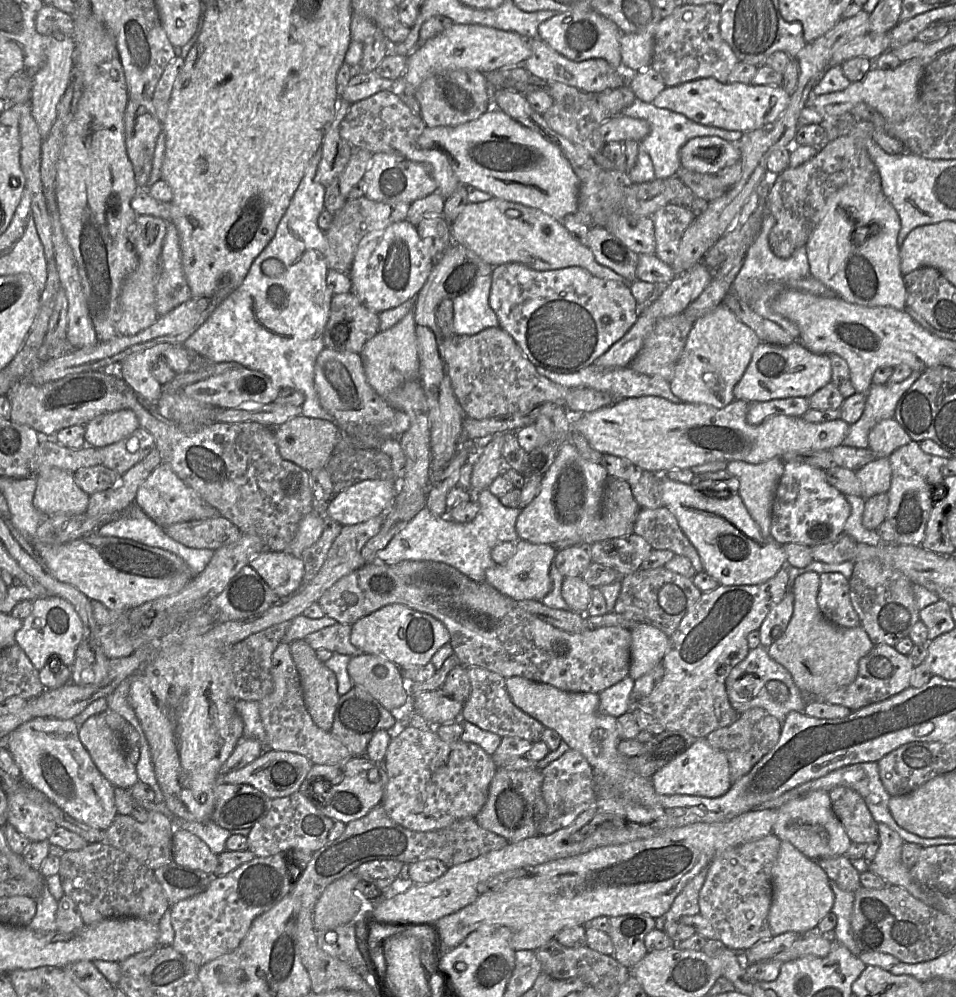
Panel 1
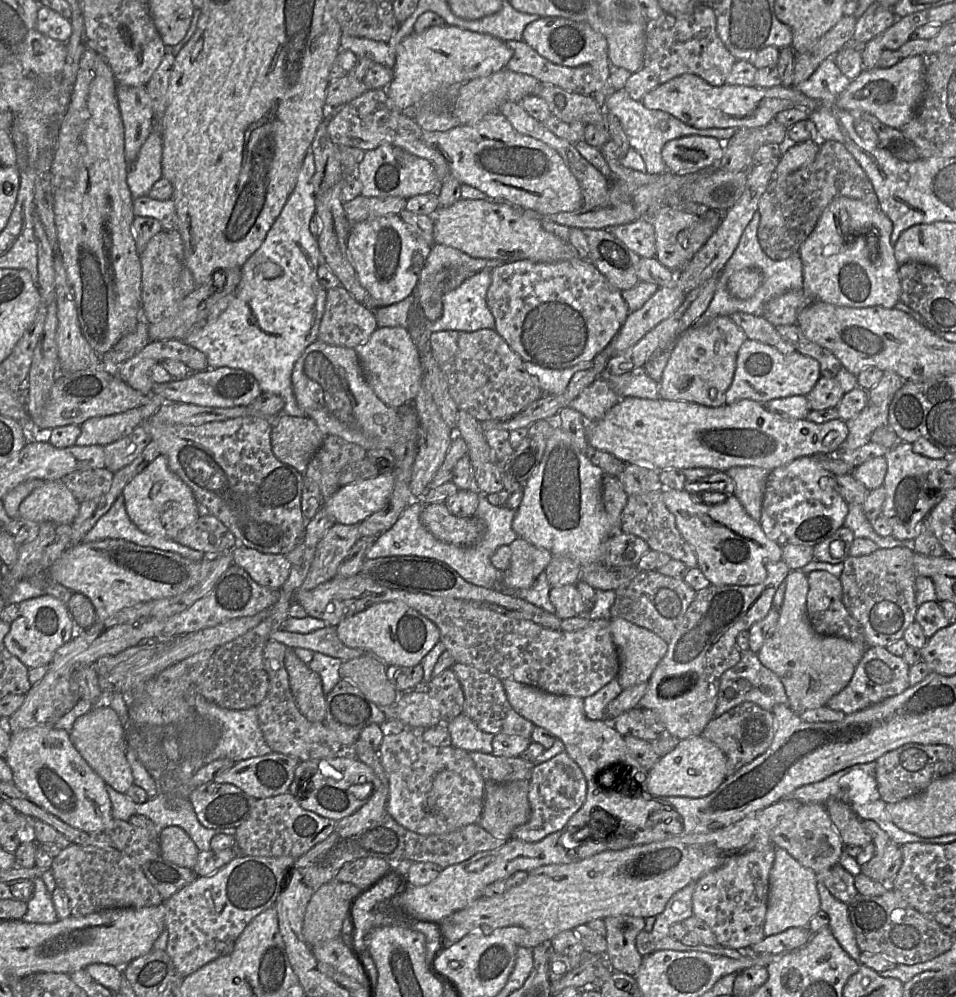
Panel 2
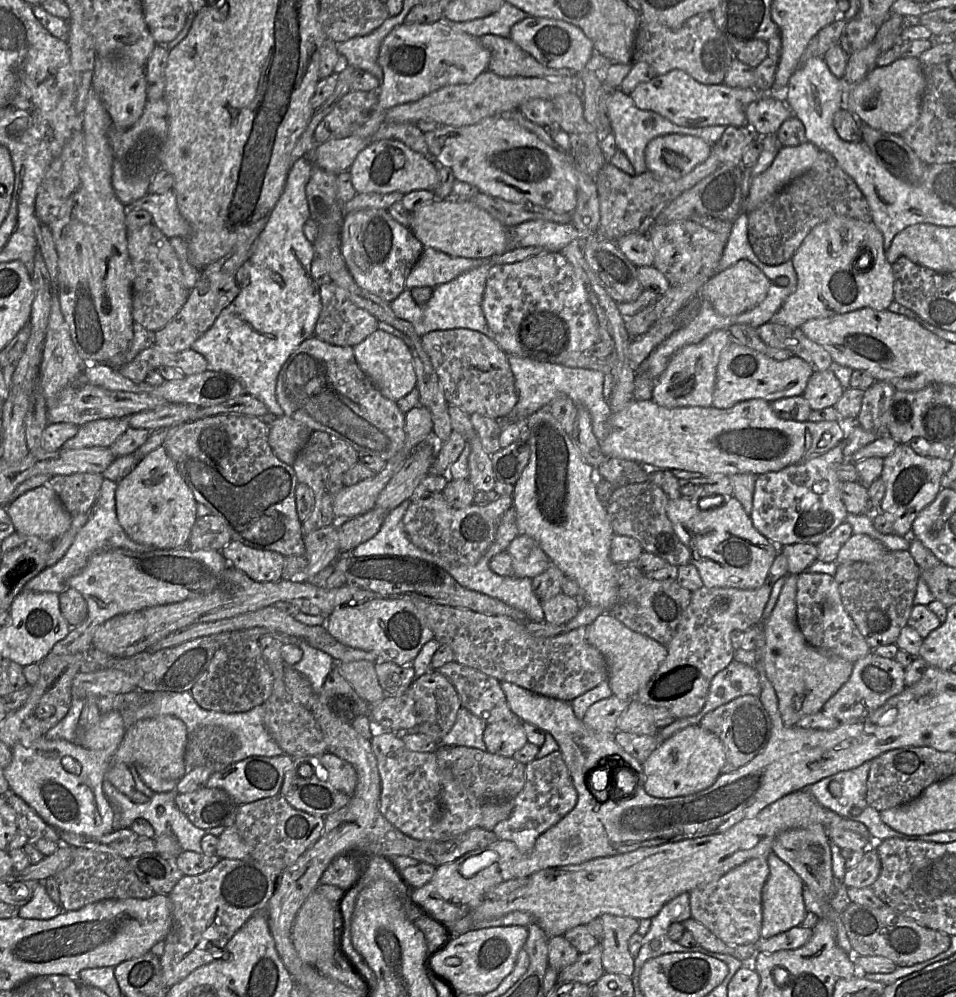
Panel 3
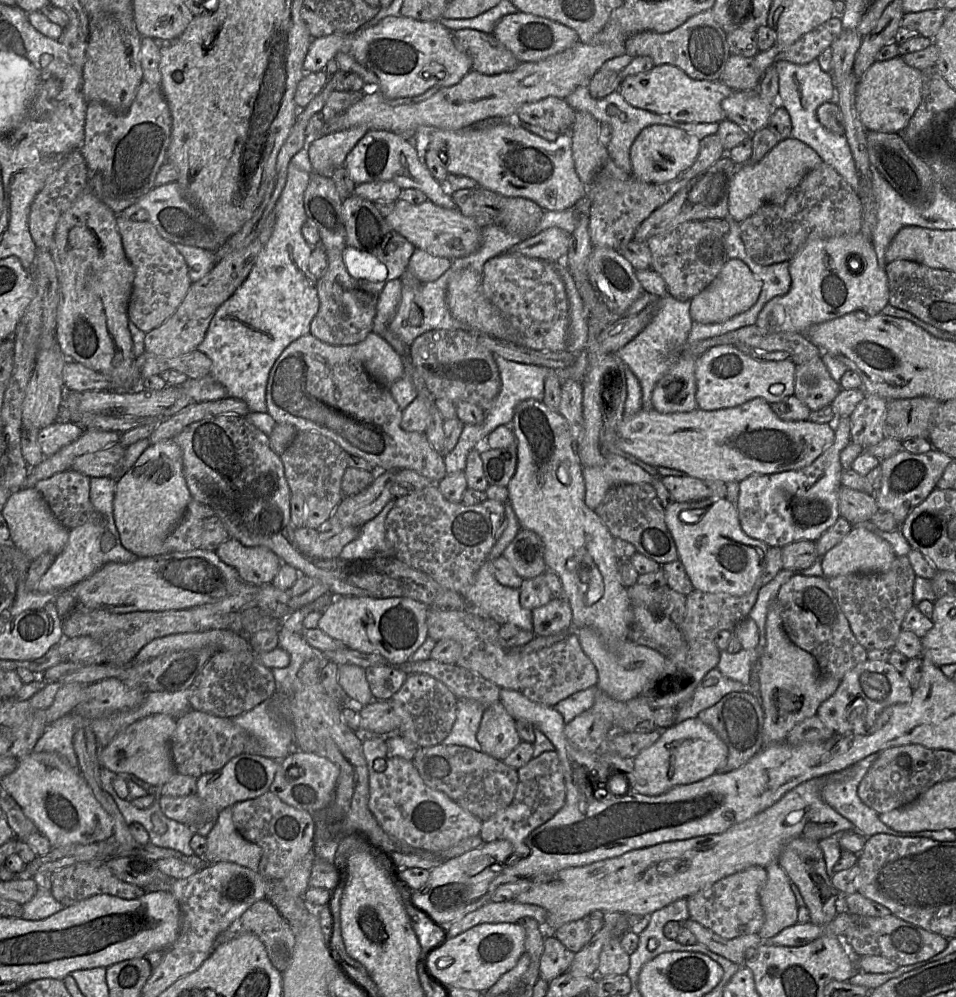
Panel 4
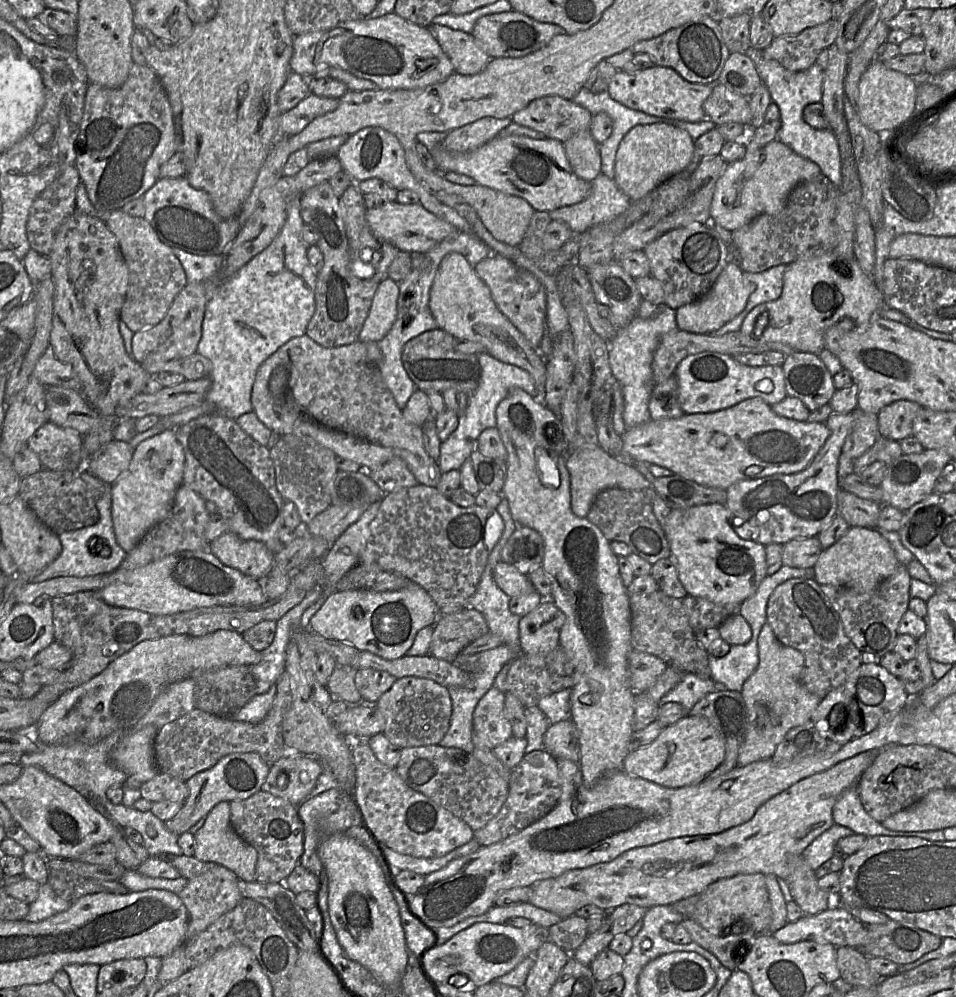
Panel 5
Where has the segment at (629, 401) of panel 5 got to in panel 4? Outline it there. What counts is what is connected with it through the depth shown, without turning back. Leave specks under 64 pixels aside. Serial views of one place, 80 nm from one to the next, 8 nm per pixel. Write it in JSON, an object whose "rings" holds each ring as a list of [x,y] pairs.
{"rings":[[[669,295],[657,300],[655,313],[647,326],[615,353],[615,357],[637,377],[641,386],[641,410],[651,409],[651,393],[664,373],[679,359],[681,349],[693,325],[690,301],[679,301]]]}

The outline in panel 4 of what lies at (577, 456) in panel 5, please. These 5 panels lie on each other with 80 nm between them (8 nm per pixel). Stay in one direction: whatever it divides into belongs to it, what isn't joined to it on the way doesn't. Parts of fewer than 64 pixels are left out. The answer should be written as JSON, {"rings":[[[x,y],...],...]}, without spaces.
{"rings":[[[607,454],[606,463],[598,467],[583,467],[585,504],[595,509],[607,491],[616,485],[653,483],[654,477],[644,469],[614,454]]]}

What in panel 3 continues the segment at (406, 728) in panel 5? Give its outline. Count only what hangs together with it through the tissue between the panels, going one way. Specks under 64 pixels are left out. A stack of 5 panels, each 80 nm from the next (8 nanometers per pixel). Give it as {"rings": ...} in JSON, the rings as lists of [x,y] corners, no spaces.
{"rings":[[[430,670],[416,677],[405,694],[415,702],[418,722],[415,728],[407,730],[429,736],[441,744],[462,707],[453,684],[444,675]]]}

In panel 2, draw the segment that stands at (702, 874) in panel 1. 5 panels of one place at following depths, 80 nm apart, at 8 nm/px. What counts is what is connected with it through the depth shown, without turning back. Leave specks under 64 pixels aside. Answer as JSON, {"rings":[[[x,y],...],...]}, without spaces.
{"rings":[[[690,883],[676,892],[668,901],[665,909],[655,917],[653,929],[650,932],[654,939],[654,951],[675,950],[675,951],[698,951],[708,954],[722,955],[733,959],[739,959],[743,953],[751,953],[751,950],[740,950],[726,948],[723,946],[688,946],[680,940],[672,939],[669,935],[670,927],[675,923],[693,915],[692,896],[696,883]]]}

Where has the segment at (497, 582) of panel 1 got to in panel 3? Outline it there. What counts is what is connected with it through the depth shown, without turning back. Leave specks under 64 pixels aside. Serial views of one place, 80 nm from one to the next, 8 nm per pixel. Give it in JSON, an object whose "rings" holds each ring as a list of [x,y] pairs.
{"rings":[[[520,534],[513,539],[507,552],[511,555],[515,577],[532,579],[551,563],[539,544],[525,534]]]}

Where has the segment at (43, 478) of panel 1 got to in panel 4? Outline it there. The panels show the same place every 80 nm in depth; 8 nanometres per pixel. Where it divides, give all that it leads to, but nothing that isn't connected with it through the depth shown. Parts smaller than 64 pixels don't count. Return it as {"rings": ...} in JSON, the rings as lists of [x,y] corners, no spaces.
{"rings":[[[23,488],[12,493],[1,513],[7,522],[12,544],[31,562],[46,553],[57,557],[65,549],[69,530],[56,519],[35,488]]]}

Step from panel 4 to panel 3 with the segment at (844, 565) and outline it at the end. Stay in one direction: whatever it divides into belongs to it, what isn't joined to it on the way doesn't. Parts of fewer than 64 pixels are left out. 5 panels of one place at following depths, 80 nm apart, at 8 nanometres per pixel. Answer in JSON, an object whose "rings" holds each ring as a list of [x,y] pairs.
{"rings":[[[852,534],[839,550],[835,562],[872,562],[881,559],[887,553],[886,547],[866,534]]]}

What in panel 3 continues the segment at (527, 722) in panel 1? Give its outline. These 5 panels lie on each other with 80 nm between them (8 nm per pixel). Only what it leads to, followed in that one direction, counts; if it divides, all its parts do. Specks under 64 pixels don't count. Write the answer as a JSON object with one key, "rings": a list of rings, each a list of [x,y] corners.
{"rings":[[[456,661],[449,662],[435,671],[444,675],[453,684],[462,707],[484,720],[486,724],[523,723],[511,711],[501,684],[494,677]]]}

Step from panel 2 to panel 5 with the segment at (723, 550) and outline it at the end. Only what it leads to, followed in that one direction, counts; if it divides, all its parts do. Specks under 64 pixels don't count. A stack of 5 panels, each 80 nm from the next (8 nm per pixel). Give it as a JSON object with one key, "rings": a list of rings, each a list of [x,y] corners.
{"rings":[[[713,503],[713,504],[700,505],[686,509],[672,508],[670,513],[668,514],[668,517],[665,520],[664,531],[670,544],[670,549],[671,549],[670,560],[675,564],[678,571],[679,580],[684,586],[685,590],[687,591],[687,594],[690,596],[701,597],[719,605],[741,604],[756,591],[762,580],[767,576],[765,546],[757,542],[746,541],[740,538],[735,533],[734,527],[731,524],[731,512],[729,511],[729,509],[726,507],[725,504]]]}

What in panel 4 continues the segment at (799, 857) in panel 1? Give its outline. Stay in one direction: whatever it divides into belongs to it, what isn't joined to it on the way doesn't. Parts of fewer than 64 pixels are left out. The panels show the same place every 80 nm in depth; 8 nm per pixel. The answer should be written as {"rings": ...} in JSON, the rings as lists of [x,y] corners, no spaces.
{"rings":[[[778,861],[765,868],[767,880],[760,891],[760,903],[764,911],[764,923],[758,932],[761,940],[767,940],[798,923],[798,905],[786,872]]]}

